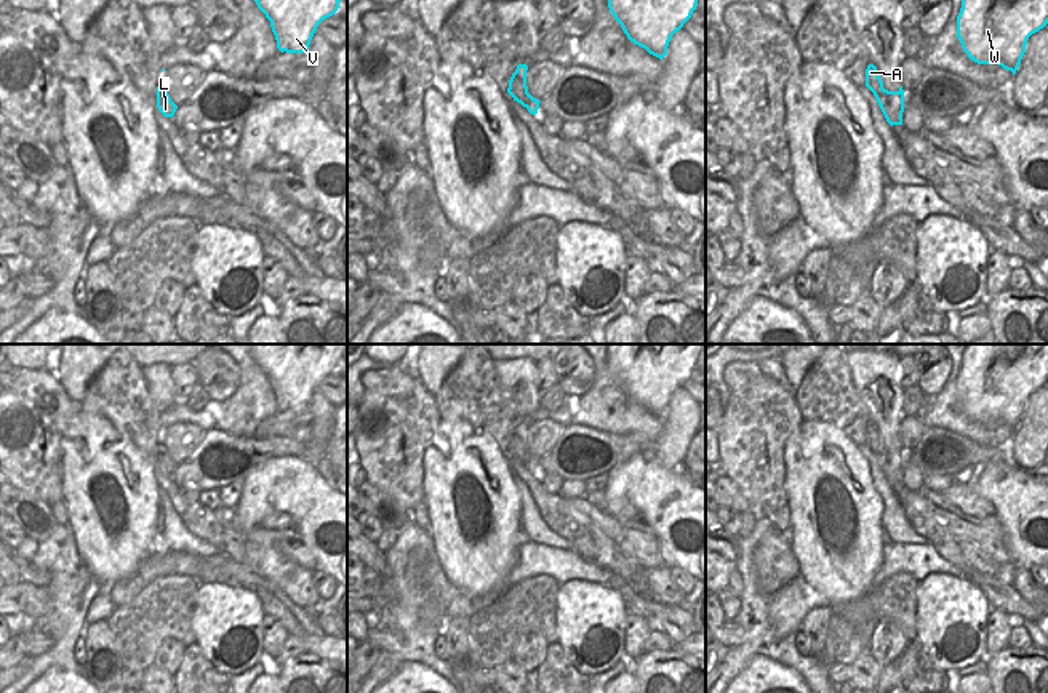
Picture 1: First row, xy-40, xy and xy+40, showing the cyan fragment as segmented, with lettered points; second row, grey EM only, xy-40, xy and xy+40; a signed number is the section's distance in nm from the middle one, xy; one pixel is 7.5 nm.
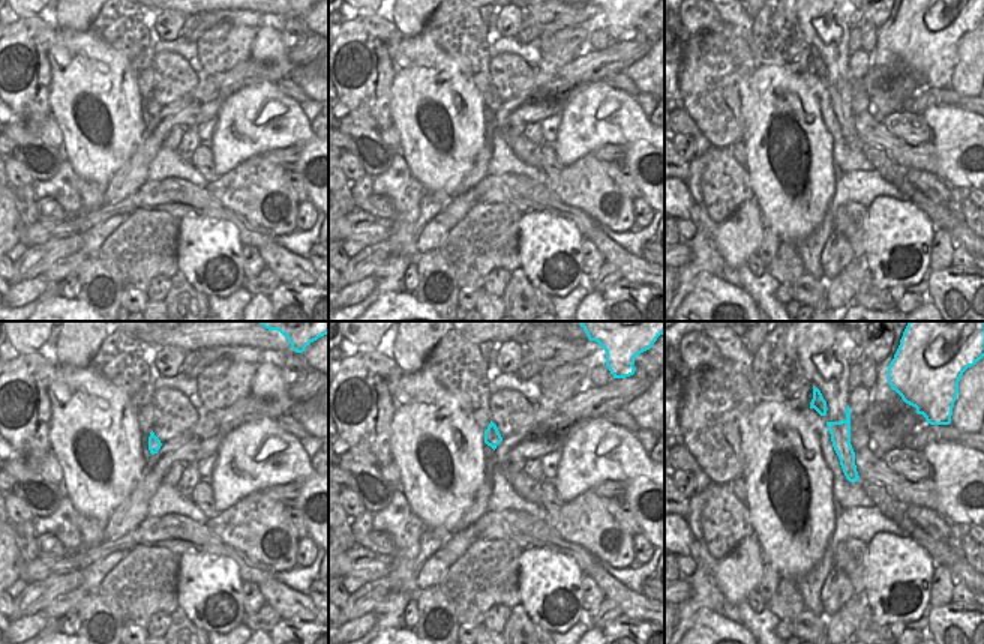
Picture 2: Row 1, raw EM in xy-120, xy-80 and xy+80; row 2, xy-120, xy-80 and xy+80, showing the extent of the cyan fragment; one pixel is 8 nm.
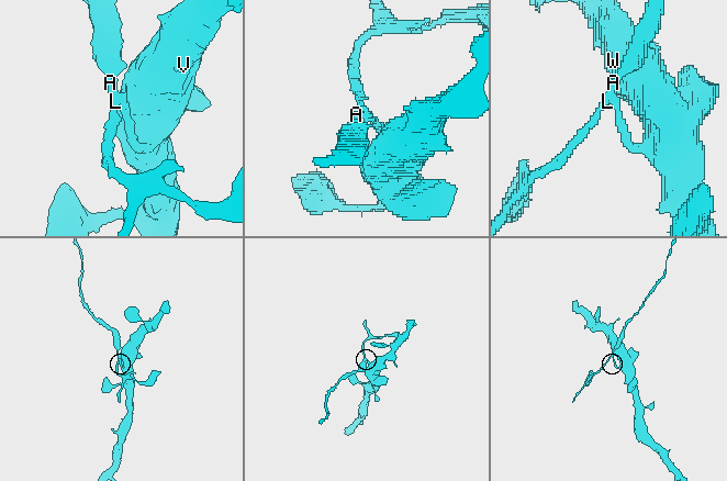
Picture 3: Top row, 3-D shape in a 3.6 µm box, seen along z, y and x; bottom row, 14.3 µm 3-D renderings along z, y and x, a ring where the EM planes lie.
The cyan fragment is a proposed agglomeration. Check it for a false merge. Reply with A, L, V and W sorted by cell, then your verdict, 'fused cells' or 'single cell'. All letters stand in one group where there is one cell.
A L / V W | fused cells

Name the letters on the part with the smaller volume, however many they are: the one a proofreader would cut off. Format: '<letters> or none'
A, L

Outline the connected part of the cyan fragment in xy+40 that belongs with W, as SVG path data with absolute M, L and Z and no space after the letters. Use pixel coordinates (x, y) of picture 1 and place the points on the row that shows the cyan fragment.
M962 0L957 37L963 51L978 64L998 64L1016 74L1027 40L1048 24L1048 0Z

